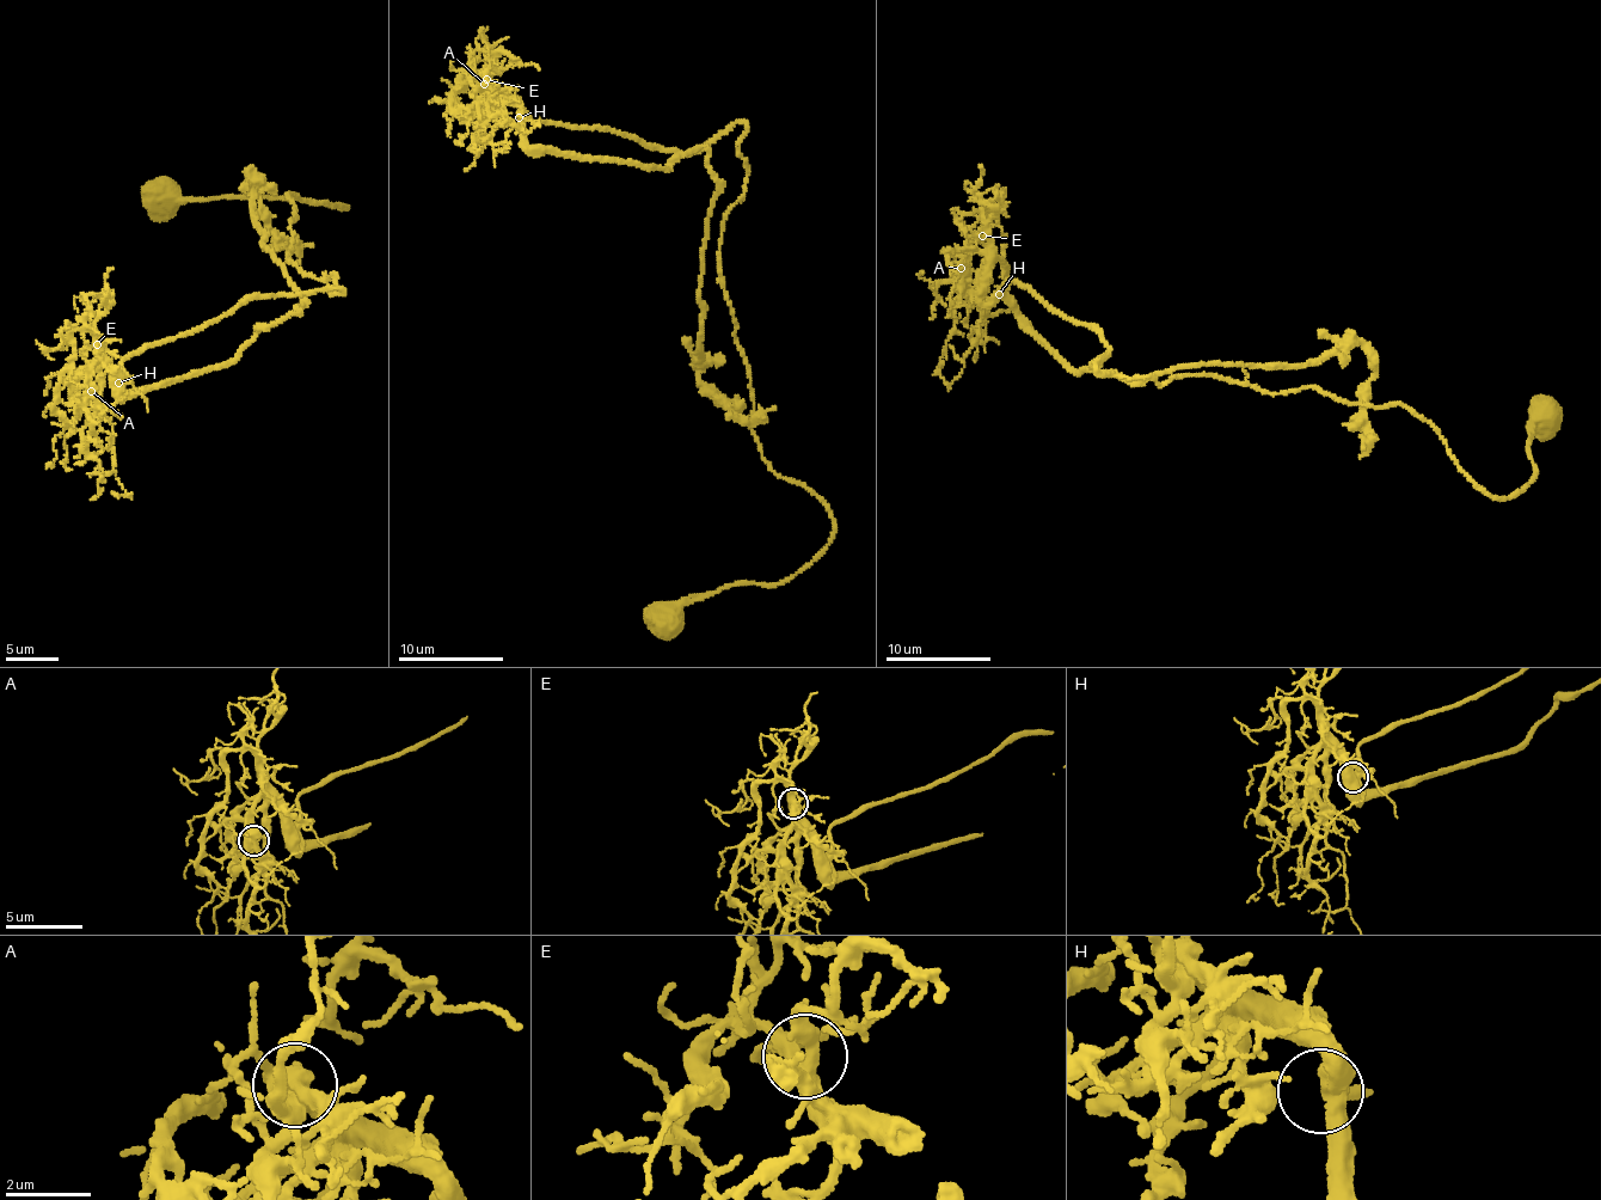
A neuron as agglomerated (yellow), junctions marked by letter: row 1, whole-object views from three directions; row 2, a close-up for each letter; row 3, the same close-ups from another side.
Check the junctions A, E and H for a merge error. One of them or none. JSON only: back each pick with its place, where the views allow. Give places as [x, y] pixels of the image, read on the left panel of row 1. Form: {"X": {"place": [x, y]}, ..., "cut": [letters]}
{"cut": []}

